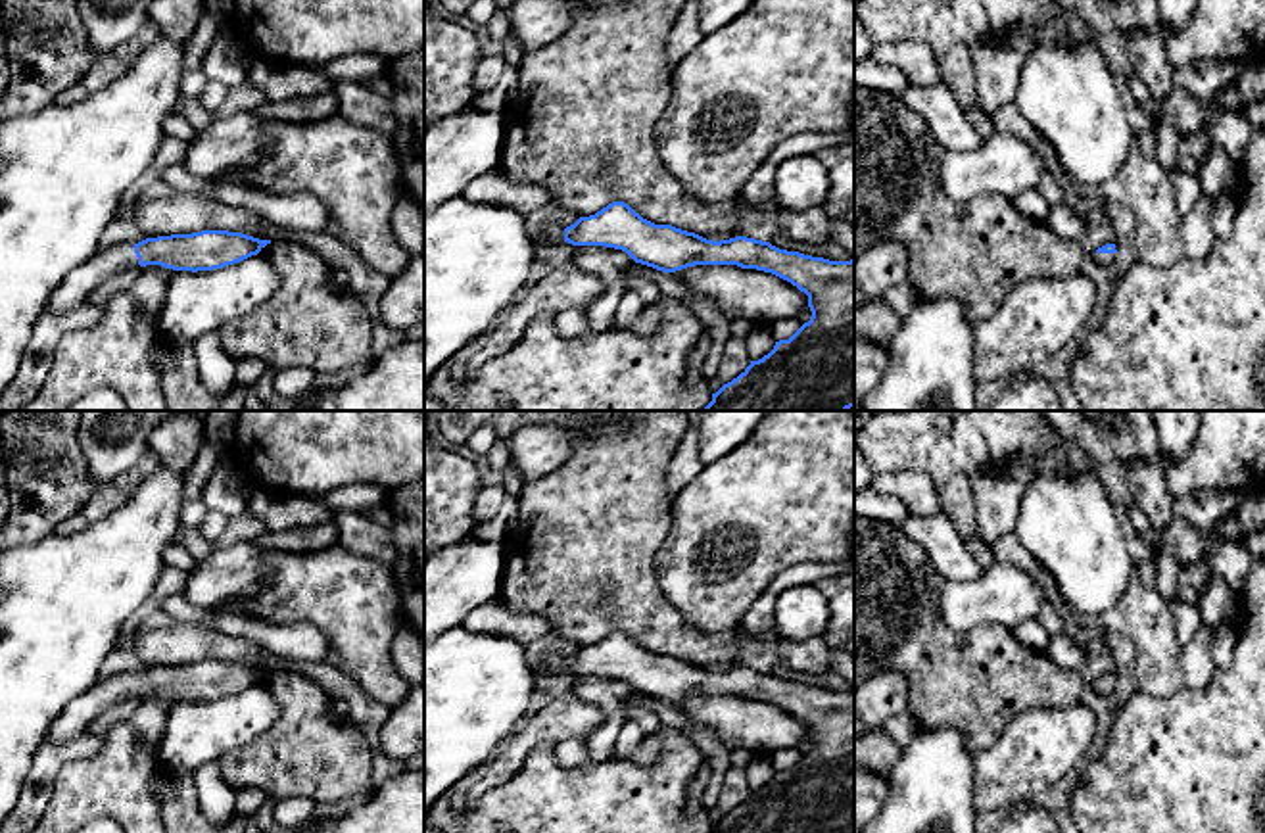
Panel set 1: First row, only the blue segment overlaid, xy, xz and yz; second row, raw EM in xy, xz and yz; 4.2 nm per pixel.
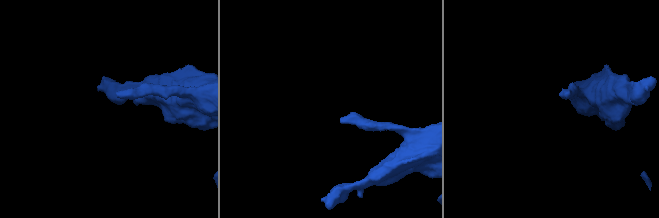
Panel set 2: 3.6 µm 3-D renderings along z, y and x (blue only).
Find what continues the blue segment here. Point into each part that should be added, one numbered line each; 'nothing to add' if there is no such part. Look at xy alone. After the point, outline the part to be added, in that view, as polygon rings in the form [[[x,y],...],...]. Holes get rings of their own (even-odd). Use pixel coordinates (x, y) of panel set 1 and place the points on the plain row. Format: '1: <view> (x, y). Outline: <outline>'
1: xy (106, 695). Outline: [[[134,674],[113,676],[77,695],[50,727],[46,741],[71,741],[86,735],[90,722],[123,701],[136,697]]]

